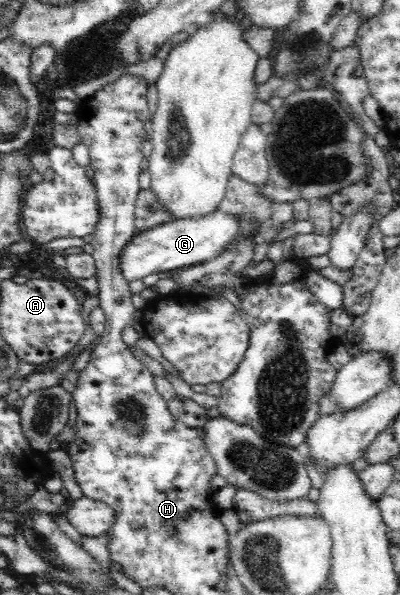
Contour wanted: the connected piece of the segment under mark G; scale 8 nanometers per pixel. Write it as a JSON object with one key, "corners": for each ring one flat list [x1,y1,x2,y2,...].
{"corners":[[220,209,201,218,174,220,134,235,120,253,120,271,128,283,135,279,142,280,143,277,152,273,182,270,189,266,203,264,229,246,240,232,238,216,224,213]]}

